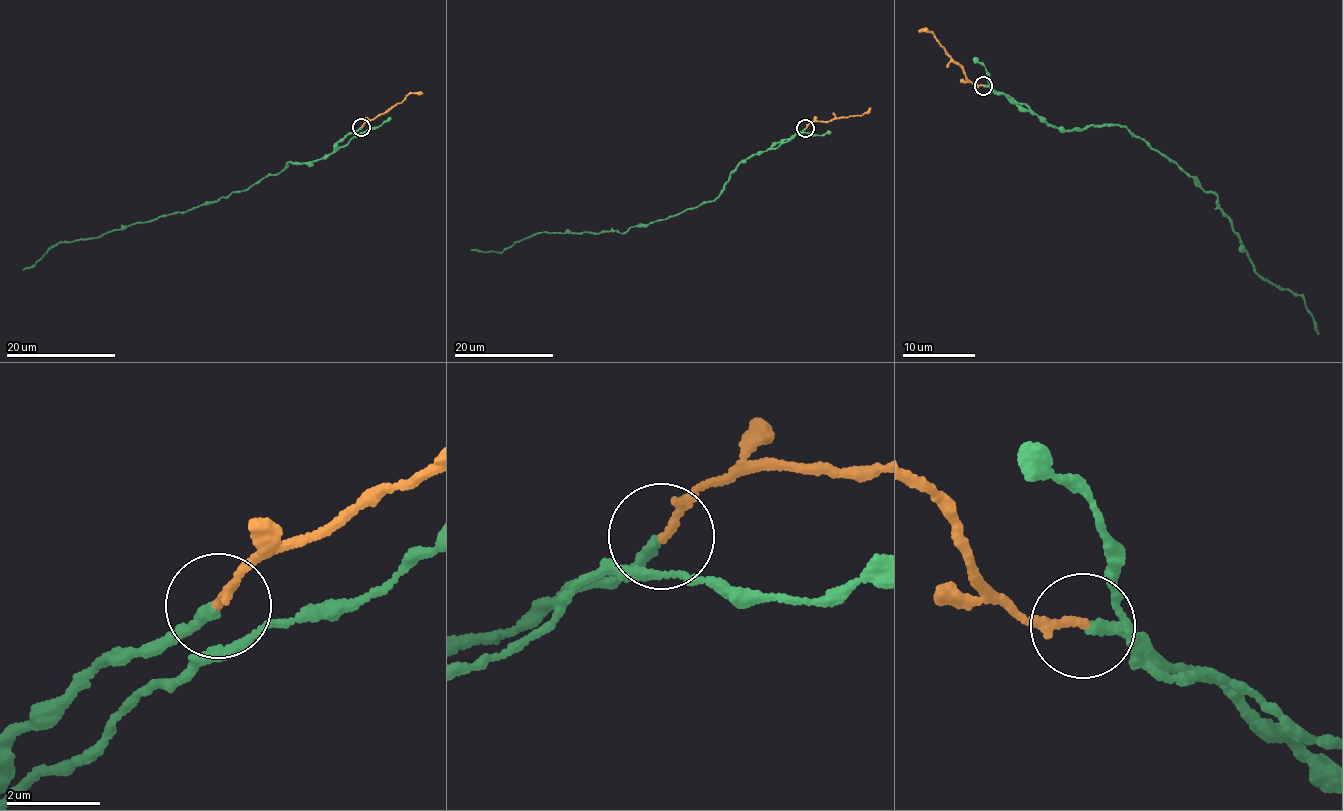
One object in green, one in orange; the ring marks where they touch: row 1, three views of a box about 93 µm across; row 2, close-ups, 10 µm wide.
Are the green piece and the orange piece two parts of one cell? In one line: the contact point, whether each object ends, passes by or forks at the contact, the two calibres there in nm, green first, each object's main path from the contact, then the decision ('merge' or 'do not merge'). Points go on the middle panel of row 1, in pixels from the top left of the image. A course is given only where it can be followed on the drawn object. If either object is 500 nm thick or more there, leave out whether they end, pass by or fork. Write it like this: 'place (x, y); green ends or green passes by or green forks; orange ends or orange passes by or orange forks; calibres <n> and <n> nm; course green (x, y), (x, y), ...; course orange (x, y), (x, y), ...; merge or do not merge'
place (805, 128); green passes by; orange ends; calibres 170 and 180 nm; course green (804, 129), (739, 161), (715, 200), (664, 219), (619, 233), (544, 231), (514, 242), (500, 252), (470, 250); course orange (805, 128), (813, 121), (860, 115), (869, 111), (870, 107); merge

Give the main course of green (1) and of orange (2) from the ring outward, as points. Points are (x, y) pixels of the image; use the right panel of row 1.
1: (984, 86), (1063, 132), (1124, 126), (1177, 164), (1218, 198), (1254, 272), (1303, 297), (1318, 334)
2: (983, 86), (969, 81), (932, 33), (924, 28), (918, 31)

